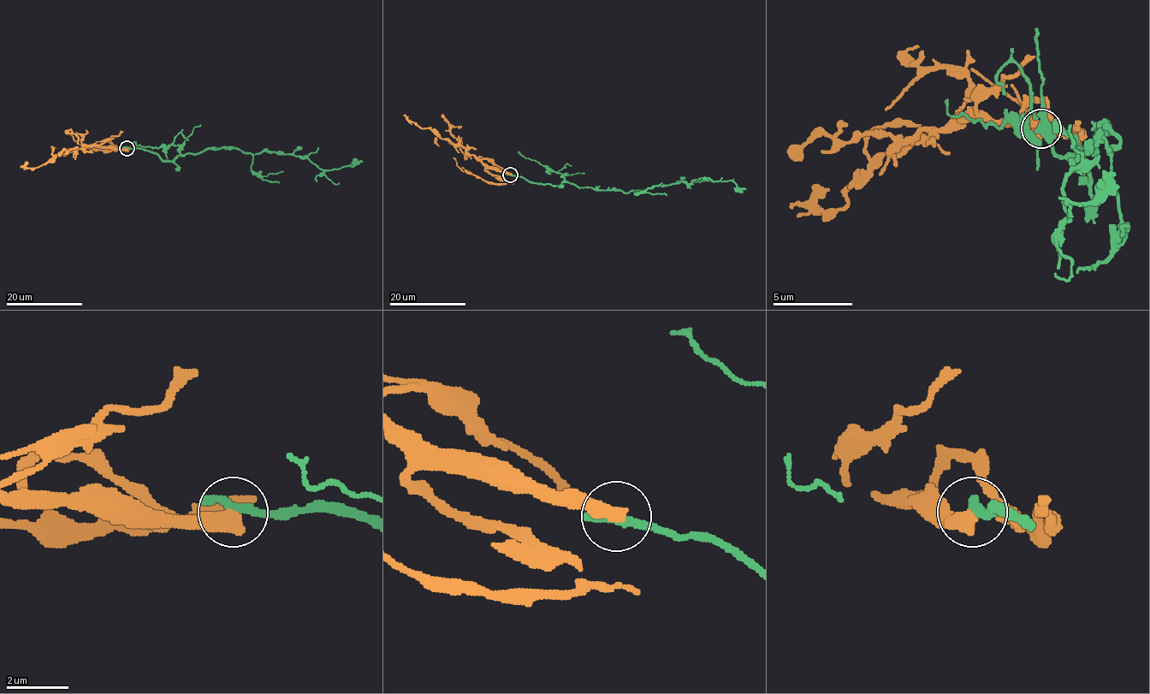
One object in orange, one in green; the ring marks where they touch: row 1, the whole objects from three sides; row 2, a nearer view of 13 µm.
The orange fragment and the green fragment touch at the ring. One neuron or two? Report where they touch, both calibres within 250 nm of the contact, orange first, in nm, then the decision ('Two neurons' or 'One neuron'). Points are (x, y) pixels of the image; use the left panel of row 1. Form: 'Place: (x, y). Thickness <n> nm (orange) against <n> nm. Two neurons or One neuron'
Place: (127, 148). Thickness 500 nm (orange) against 340 nm. Two neurons

